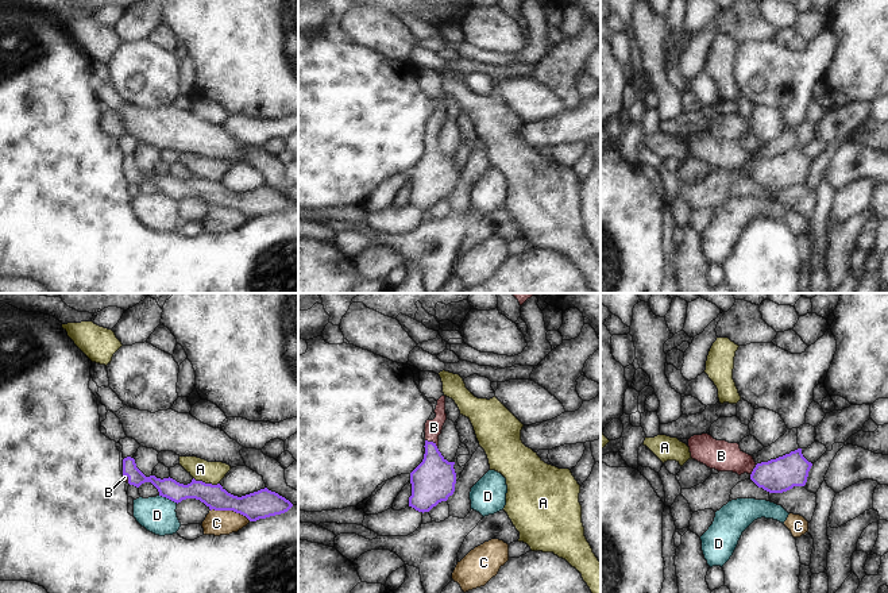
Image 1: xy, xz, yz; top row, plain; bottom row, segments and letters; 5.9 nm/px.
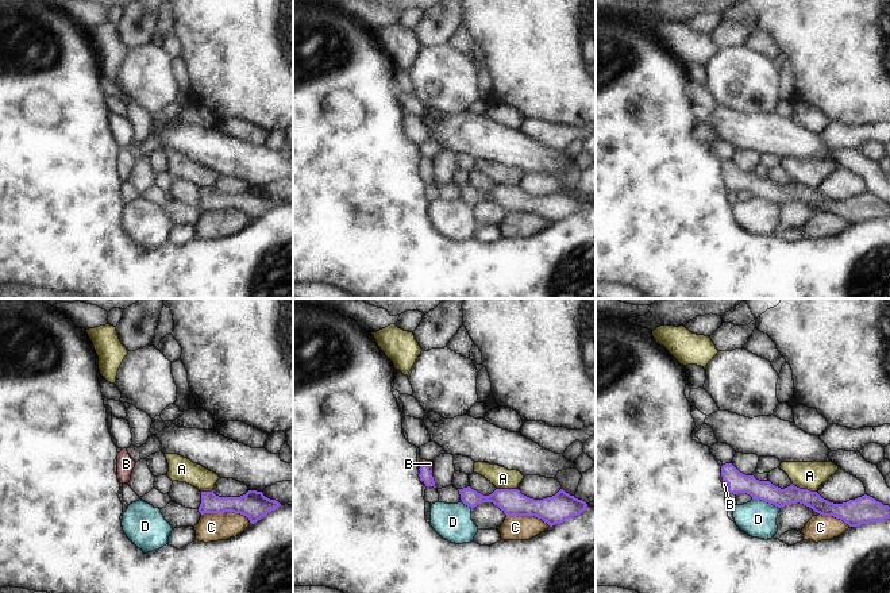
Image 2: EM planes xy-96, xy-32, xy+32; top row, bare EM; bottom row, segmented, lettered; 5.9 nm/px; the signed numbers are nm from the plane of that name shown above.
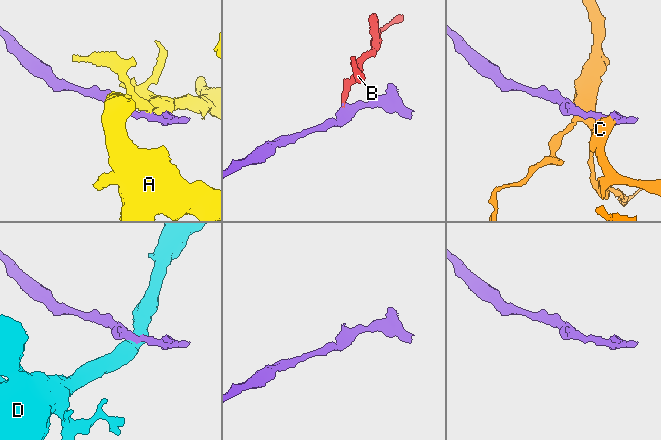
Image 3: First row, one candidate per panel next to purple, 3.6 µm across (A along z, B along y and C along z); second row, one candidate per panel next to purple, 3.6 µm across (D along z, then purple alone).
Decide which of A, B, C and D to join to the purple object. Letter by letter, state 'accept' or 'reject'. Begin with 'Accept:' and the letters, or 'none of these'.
Accept: B
A: reject
B: accept
C: reject
D: reject

